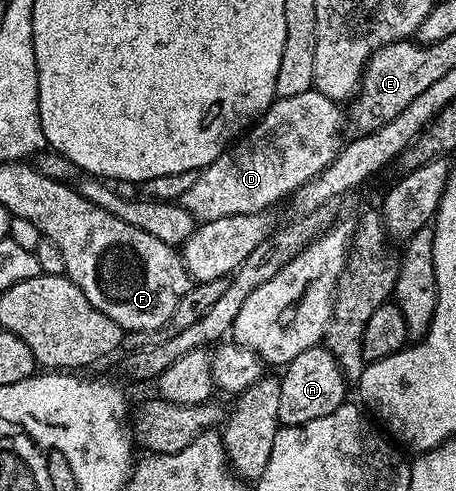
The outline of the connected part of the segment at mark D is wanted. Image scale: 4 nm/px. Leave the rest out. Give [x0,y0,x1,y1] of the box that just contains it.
[180,89,344,221]

